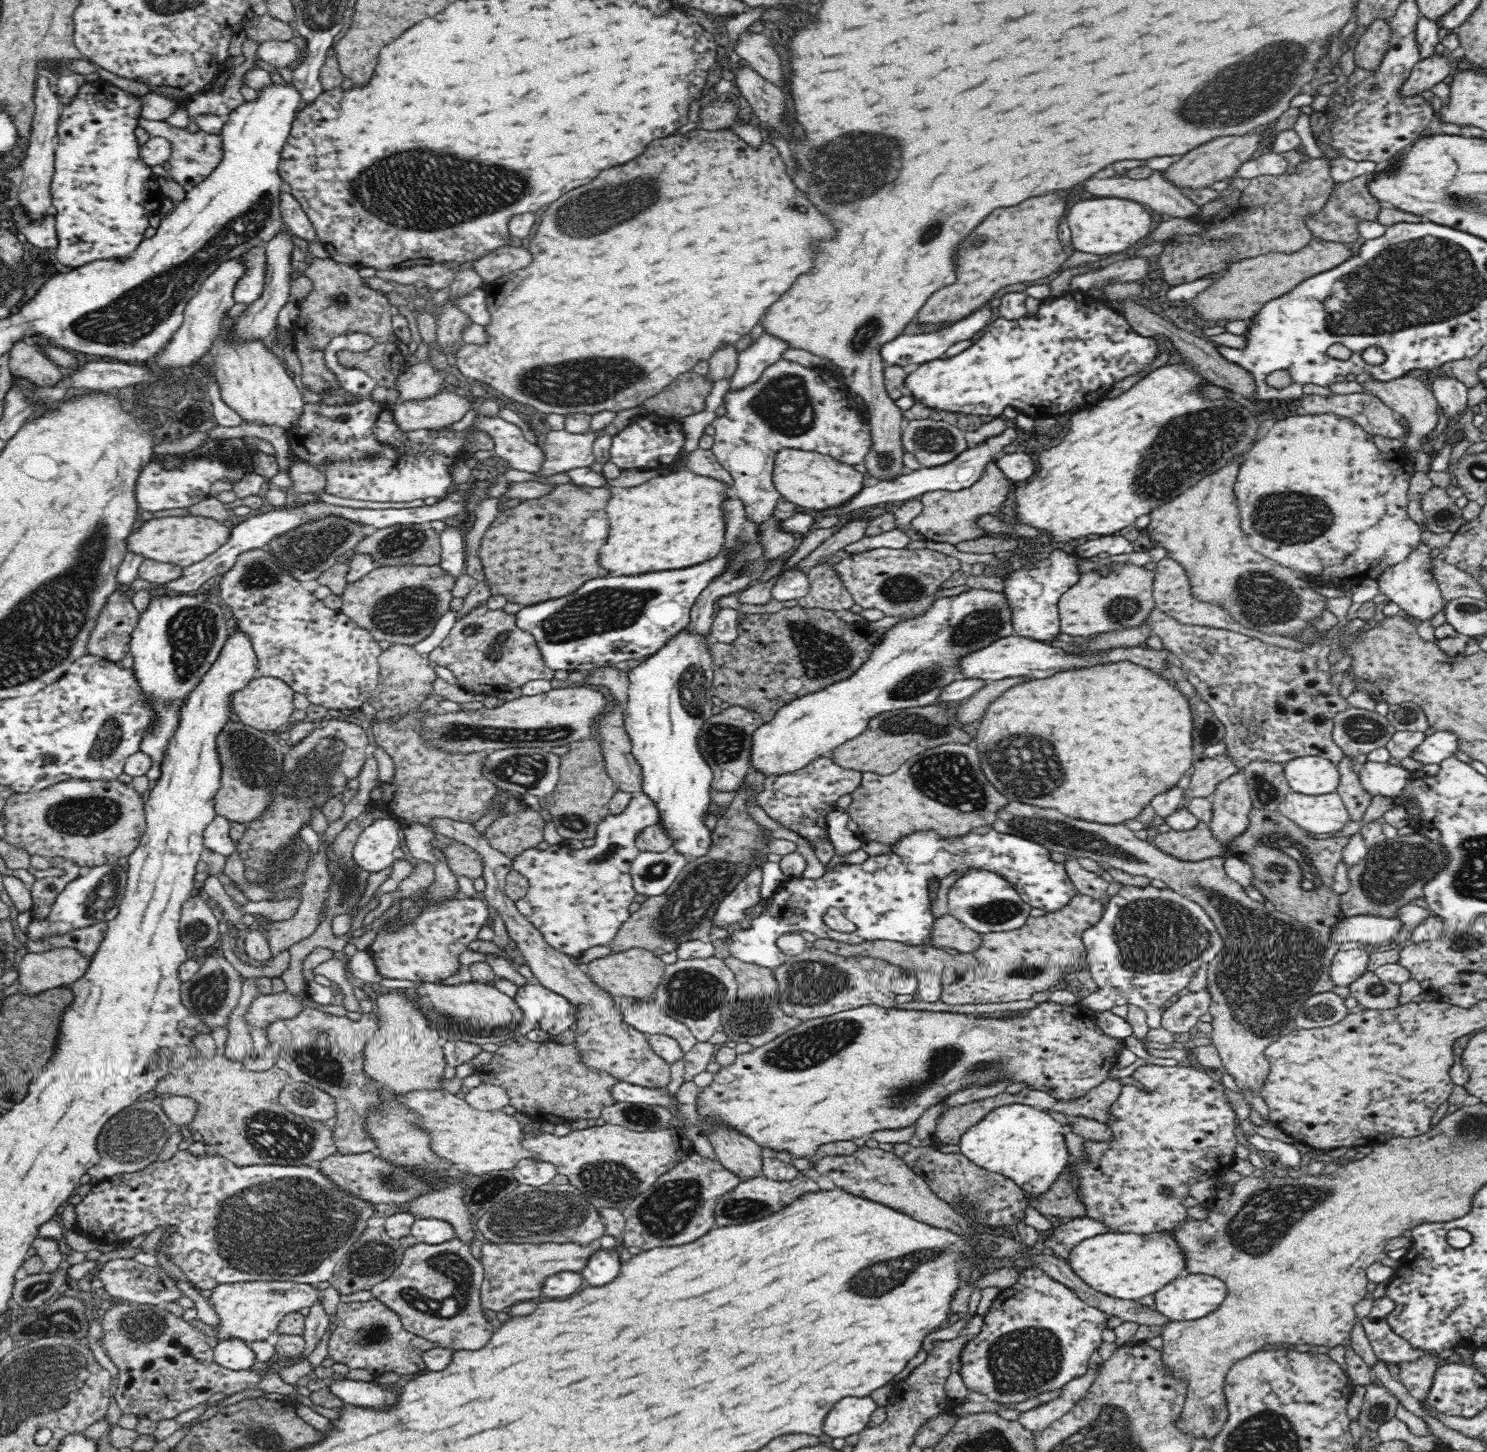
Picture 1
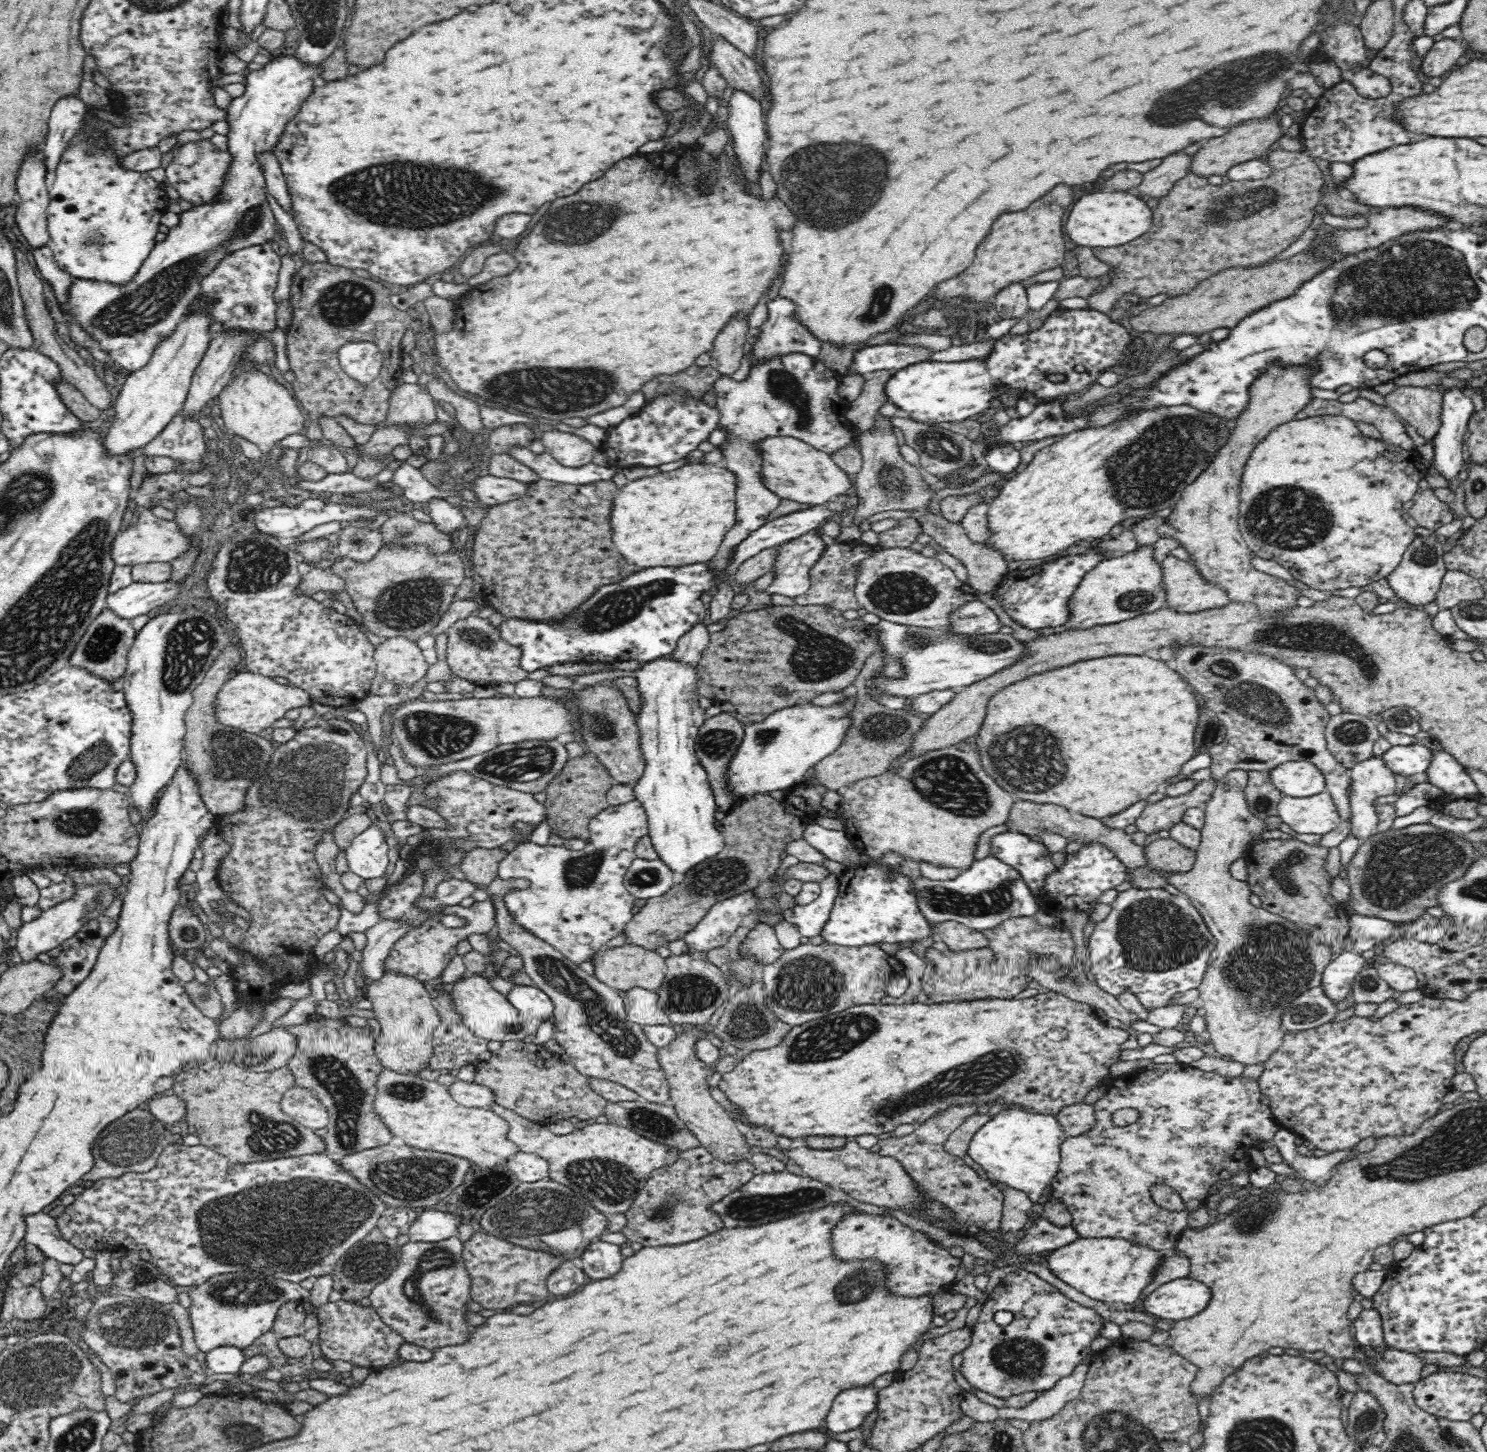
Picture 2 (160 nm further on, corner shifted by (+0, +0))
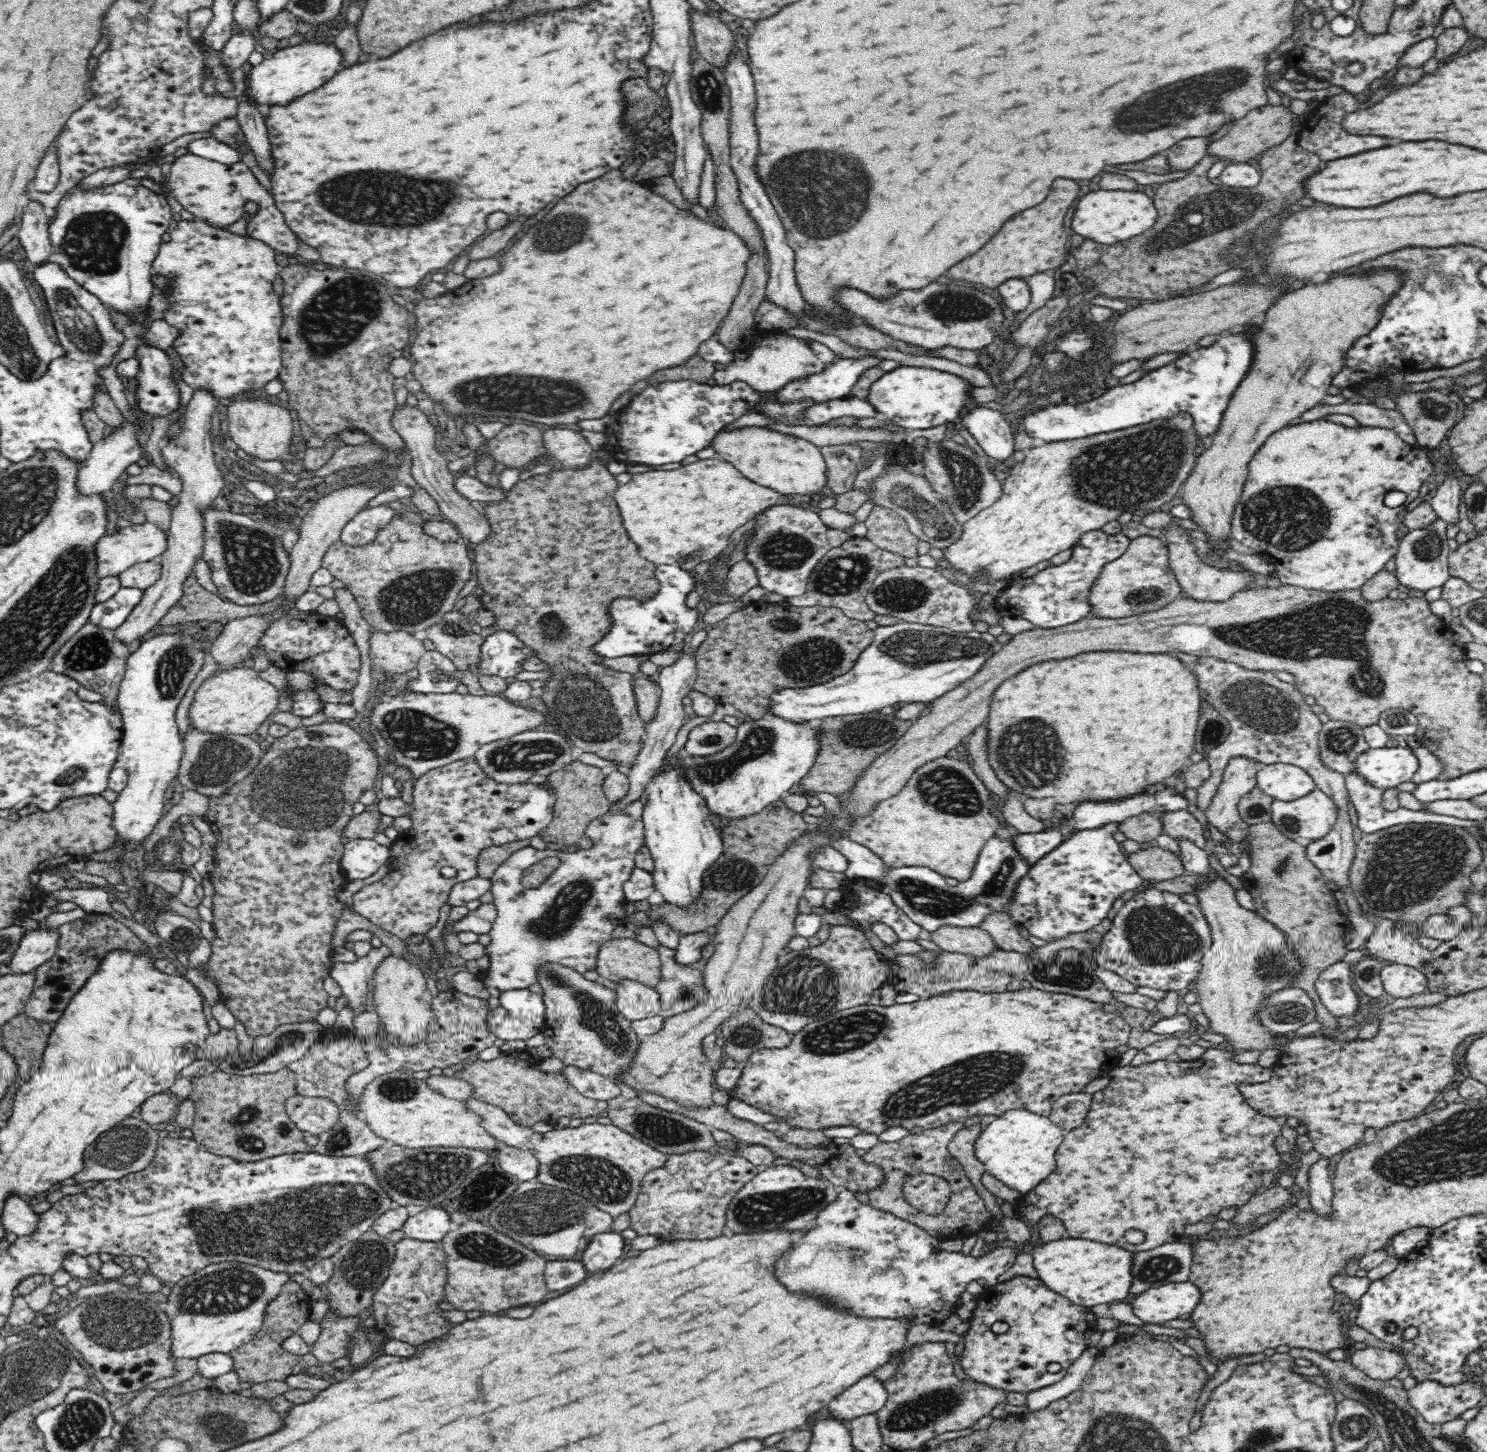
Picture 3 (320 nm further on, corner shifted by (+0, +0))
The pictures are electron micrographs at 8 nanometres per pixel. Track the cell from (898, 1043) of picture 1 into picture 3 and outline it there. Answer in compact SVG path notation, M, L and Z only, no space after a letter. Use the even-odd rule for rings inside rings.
M1034 987L1017 988L1006 992L990 993L989 991L952 990L944 994L922 999L912 1003L891 1005L865 1005L854 1006L831 1014L823 1020L818 1020L804 1026L800 1032L792 1034L792 1042L786 1048L755 1050L746 1061L741 1071L737 1085L731 1094L734 1098L770 1112L778 1118L784 1118L784 1127L810 1128L820 1130L826 1126L856 1126L864 1133L871 1133L877 1137L890 1126L903 1126L908 1130L920 1126L924 1130L938 1128L948 1123L964 1123L971 1116L1002 1116L1009 1110L1027 1110L1034 1114L1048 1117L1051 1105L1065 1094L1082 1092L1084 1086L1094 1078L1107 1075L1117 1066L1113 1055L1116 1046L1127 1044L1132 1025L1116 1012L1105 1012L1104 1004L1092 1002L1089 998L1082 998L1062 992L1046 992Z

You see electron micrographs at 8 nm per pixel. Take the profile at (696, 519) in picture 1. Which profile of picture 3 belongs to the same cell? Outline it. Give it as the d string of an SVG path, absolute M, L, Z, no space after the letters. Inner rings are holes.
M717 456L698 459L694 464L681 466L677 470L650 470L636 474L628 484L614 491L624 528L640 555L656 565L678 564L684 570L718 556L728 546L734 530L754 519L765 508L778 504L780 497L781 494L773 488L751 482L732 464Z

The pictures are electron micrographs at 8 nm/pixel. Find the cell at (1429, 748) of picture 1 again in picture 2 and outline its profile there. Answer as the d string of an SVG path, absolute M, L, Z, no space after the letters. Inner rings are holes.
M1416 742L1406 746L1391 746L1378 757L1392 771L1392 775L1412 777L1415 774L1421 776L1429 768L1433 753L1420 742Z

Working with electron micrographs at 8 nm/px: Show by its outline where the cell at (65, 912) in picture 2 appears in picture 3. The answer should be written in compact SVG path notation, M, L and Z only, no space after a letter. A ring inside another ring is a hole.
M40 930L26 931L18 950L10 960L9 967L14 974L34 972L42 964L49 962L57 952L58 931Z

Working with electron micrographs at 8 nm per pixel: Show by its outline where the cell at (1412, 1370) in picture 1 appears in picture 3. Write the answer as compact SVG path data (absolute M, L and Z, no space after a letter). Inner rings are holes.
M1364 1347L1360 1350L1352 1349L1349 1362L1359 1370L1362 1370L1369 1378L1374 1380L1391 1380L1403 1371L1406 1362L1402 1356L1394 1352L1378 1347Z

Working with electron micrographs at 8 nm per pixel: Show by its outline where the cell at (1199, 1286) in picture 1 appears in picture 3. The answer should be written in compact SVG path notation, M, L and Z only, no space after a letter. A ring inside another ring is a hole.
M1189 1280L1150 1287L1131 1296L1136 1317L1148 1324L1164 1324L1174 1318L1187 1318L1200 1302L1200 1289Z

